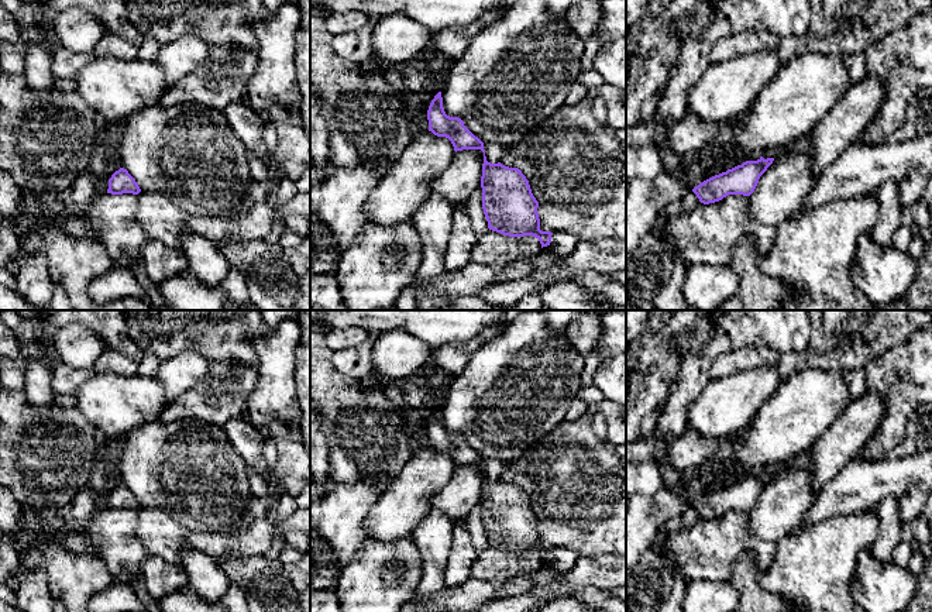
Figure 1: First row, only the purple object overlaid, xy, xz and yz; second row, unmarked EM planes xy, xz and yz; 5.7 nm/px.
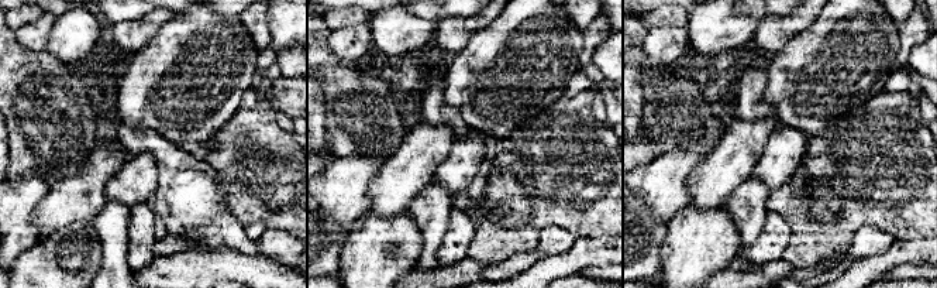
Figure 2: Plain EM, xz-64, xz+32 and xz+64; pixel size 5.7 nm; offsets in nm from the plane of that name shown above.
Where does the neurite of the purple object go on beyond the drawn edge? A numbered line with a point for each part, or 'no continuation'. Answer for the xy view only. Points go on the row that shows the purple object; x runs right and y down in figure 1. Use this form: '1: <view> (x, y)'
no continuation

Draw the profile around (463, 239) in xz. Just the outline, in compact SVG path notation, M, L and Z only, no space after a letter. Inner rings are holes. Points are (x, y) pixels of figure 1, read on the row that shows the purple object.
M455 207L451 217L451 234L444 254L447 272L460 271L471 262L471 250L475 243L477 235L468 214L461 207Z

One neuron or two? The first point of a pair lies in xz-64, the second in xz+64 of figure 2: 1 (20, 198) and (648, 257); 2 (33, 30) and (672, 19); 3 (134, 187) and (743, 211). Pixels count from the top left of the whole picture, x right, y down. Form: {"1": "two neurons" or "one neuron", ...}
{"1": "two neurons", "2": "two neurons", "3": "two neurons"}

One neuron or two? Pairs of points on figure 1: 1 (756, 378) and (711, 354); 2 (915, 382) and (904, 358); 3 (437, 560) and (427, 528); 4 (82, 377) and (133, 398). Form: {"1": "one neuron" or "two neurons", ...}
{"1": "two neurons", "2": "one neuron", "3": "one neuron", "4": "two neurons"}

